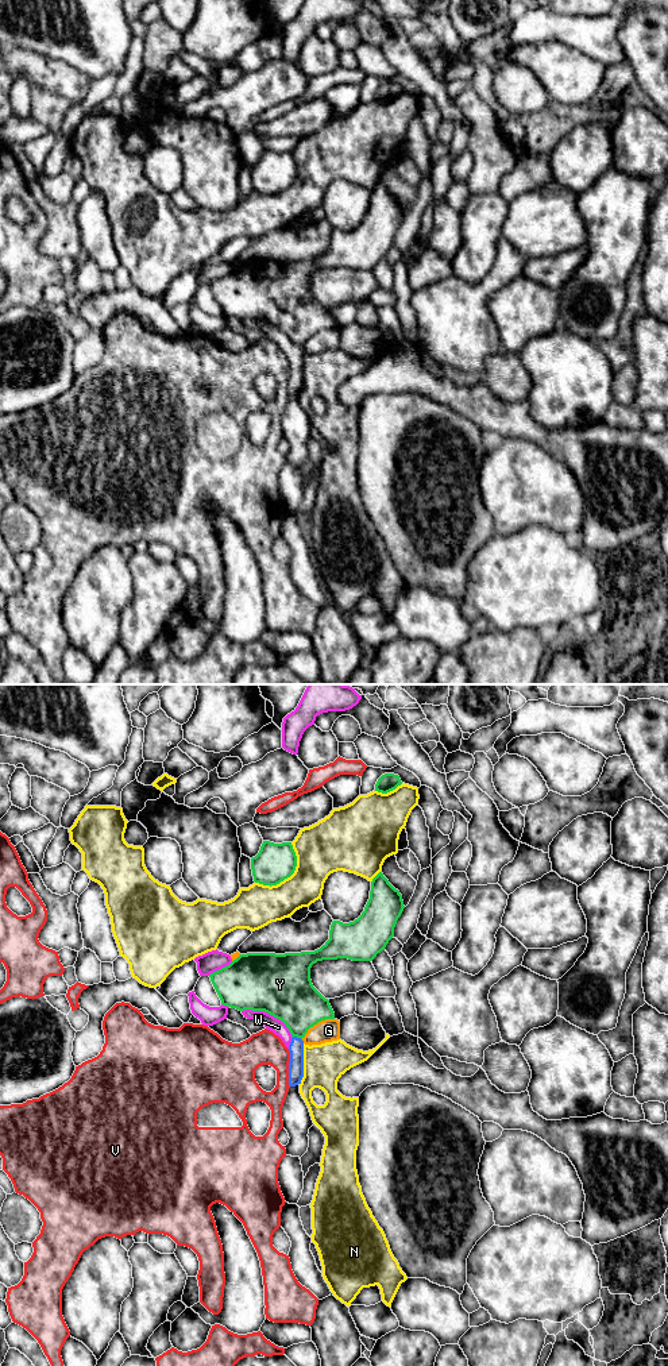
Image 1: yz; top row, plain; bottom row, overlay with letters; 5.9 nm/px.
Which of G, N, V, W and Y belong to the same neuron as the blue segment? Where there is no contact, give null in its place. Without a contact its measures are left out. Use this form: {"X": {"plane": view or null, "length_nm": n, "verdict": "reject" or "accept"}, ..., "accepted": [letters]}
{"G": {"plane": "yz", "length_nm": 30, "verdict": "reject"}, "N": {"plane": "yz", "length_nm": 240, "verdict": "reject"}, "V": {"plane": "yz", "length_nm": 220, "verdict": "reject"}, "W": {"plane": "yz", "length_nm": 80, "verdict": "accept"}, "Y": {"plane": "yz", "length_nm": 60, "verdict": "reject"}, "accepted": ["W"]}

